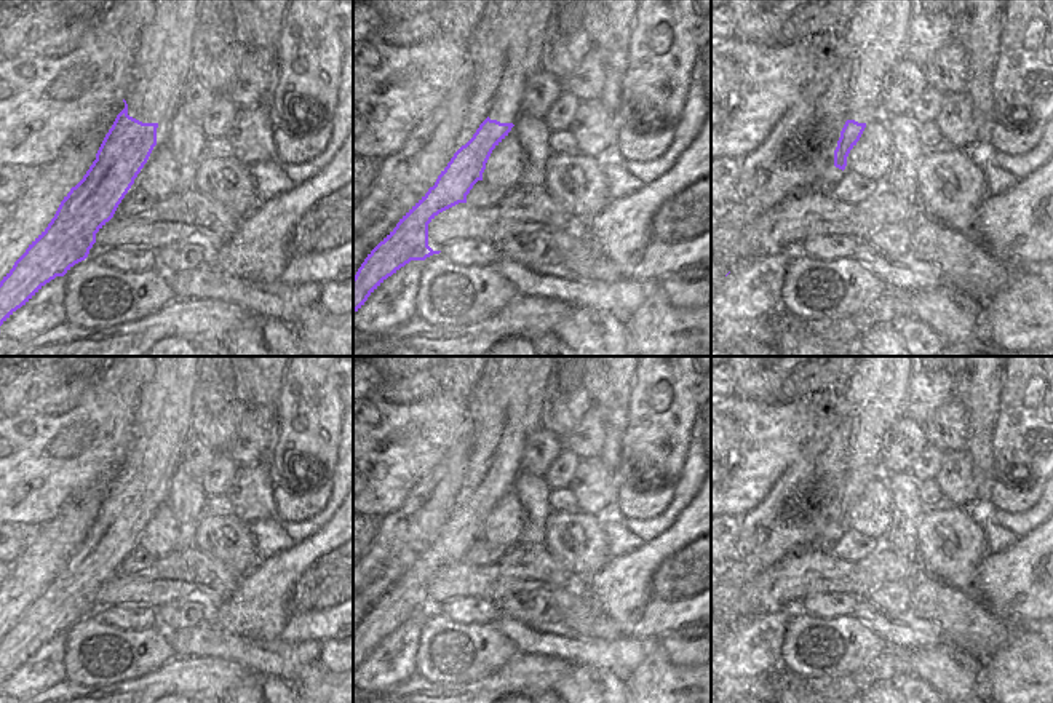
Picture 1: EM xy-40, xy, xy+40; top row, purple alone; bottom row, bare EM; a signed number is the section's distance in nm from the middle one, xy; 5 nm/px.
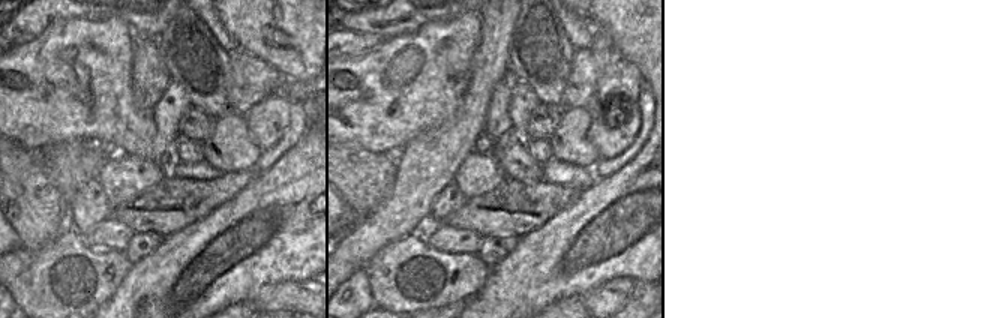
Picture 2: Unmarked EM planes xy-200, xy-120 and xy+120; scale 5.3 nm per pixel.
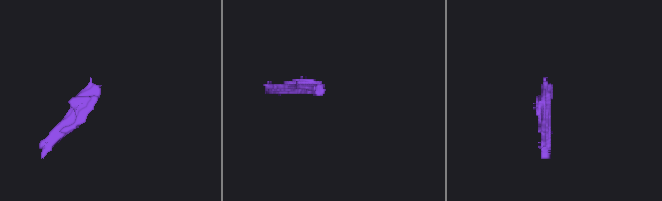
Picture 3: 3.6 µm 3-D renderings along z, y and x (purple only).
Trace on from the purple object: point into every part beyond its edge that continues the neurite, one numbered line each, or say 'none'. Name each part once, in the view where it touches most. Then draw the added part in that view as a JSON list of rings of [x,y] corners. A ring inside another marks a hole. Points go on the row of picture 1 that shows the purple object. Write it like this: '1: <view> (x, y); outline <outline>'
1: xy-40 (152, 99); outline [[[149,35],[141,54],[144,77],[129,94],[125,94],[128,115],[142,123],[161,123],[176,105],[176,99],[187,81],[177,69],[157,64],[157,38]]]

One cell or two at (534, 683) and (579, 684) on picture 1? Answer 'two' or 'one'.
two

